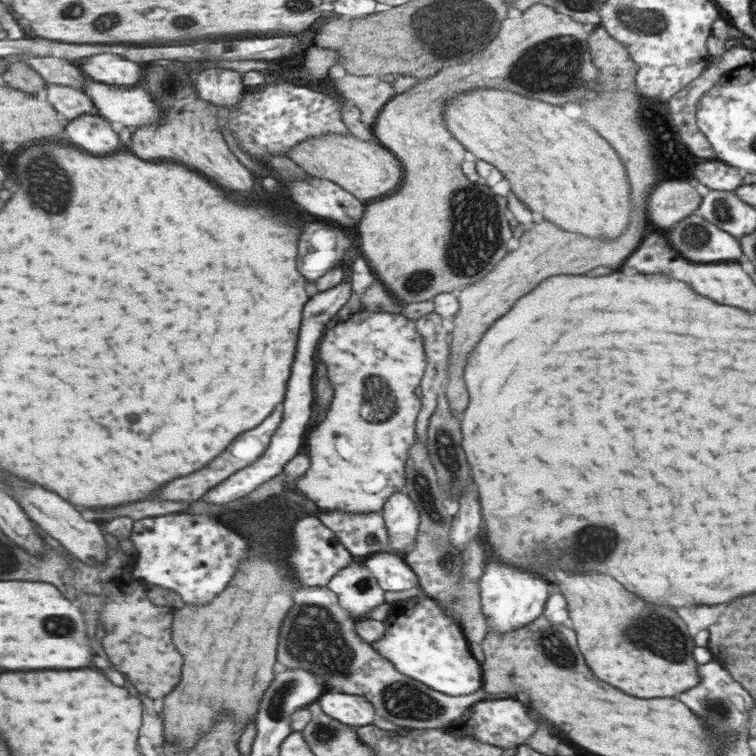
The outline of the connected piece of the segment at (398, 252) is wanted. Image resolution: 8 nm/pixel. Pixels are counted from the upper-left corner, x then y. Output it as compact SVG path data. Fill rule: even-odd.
M543 4L531 5L521 11L520 17L504 18L496 24L489 39L477 51L477 56L473 54L465 63L456 61L443 66L435 75L420 80L417 85L398 95L395 94L381 107L374 120L372 133L375 141L397 156L399 162L403 162L403 186L399 186L399 190L387 200L367 204L367 214L359 219L357 232L359 250L363 259L367 260L366 265L370 272L401 307L411 302L432 299L443 292L453 292L457 290L457 286L463 288L481 280L495 266L495 262L505 256L505 242L511 238L505 220L505 198L497 196L491 192L491 188L479 184L479 181L469 182L459 172L463 154L457 154L458 140L446 130L443 119L445 104L455 94L475 88L509 90L553 106L563 106L565 102L581 102L583 92L598 86L599 71L590 58L587 44L589 36L590 32L583 30L583 22L578 19L559 14L553 7ZM383 208L401 216L383 216Z

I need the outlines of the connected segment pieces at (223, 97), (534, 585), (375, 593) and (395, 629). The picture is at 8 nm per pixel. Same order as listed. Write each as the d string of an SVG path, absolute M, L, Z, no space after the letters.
M207 68L196 73L195 92L215 105L233 107L245 95L243 74L227 68Z
M489 558L489 562L486 560L483 566L483 576L480 576L477 582L480 610L485 620L487 633L501 635L523 629L542 615L549 598L547 596L549 586L545 580L537 578L535 574L499 564L499 560L493 560L493 558Z
M353 559L349 566L331 578L327 588L334 591L338 606L353 622L368 618L373 608L384 604L384 590L362 560Z
M419 595L399 600L390 605L382 624L385 628L383 637L370 646L379 650L383 658L395 662L395 670L401 674L451 696L467 696L481 688L481 672L465 646L463 634L453 626L455 623L451 623L450 618L442 614L435 599Z

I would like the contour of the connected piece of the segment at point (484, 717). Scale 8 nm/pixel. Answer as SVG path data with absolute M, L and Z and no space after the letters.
M483 698L470 706L463 713L463 718L458 718L453 724L447 724L443 730L449 731L453 735L478 739L490 745L515 748L521 745L523 740L527 741L527 738L537 730L537 726L527 718L525 708L517 700L487 700L487 698Z

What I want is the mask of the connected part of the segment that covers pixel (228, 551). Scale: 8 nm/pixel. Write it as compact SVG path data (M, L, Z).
M192 513L143 518L135 522L131 540L137 546L139 560L136 558L134 576L146 583L178 593L185 604L194 606L210 605L219 594L226 592L239 565L251 556L251 544L243 536L227 528L208 515Z

